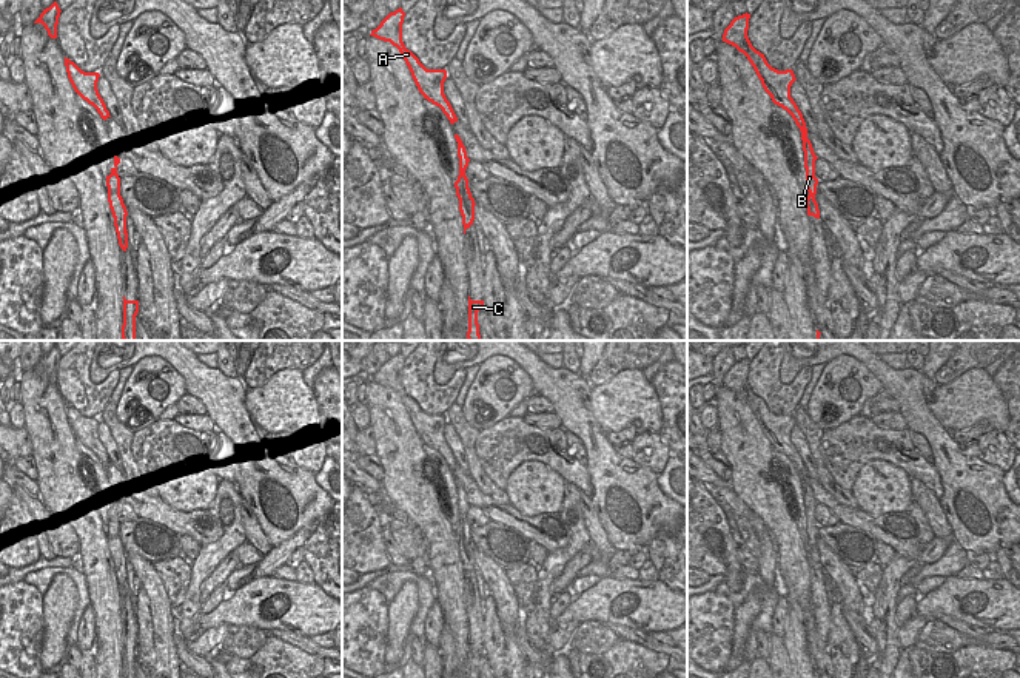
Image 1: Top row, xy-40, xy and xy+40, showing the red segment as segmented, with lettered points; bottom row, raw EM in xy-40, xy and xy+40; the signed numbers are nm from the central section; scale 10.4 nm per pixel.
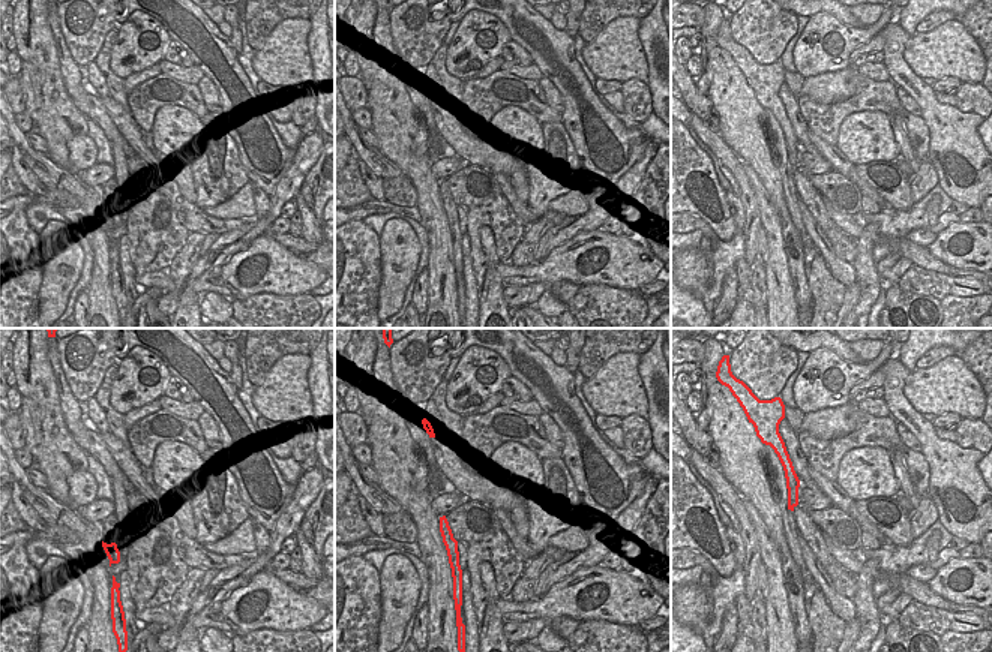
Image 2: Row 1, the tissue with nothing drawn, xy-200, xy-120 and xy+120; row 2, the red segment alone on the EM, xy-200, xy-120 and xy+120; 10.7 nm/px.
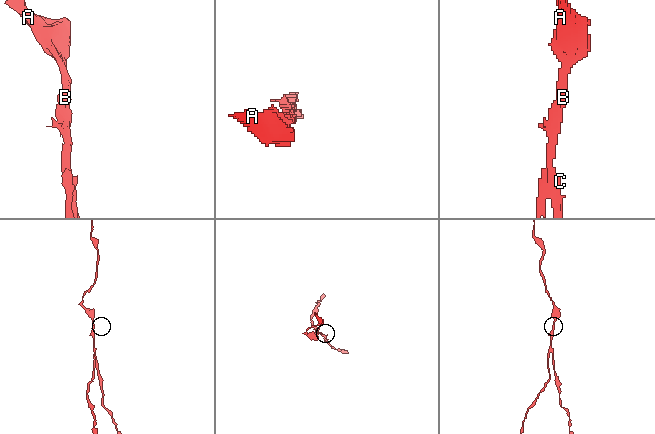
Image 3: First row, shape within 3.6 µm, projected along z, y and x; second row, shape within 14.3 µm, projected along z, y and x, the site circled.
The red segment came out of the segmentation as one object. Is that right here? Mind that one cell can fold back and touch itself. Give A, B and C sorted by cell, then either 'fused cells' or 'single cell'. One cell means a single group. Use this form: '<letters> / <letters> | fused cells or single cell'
A B / C | fused cells

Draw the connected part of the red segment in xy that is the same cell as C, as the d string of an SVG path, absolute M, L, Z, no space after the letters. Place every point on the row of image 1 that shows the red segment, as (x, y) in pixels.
M468 296L468 341L481 341L479 324L478 324L478 311L484 310L484 300L471 300Z

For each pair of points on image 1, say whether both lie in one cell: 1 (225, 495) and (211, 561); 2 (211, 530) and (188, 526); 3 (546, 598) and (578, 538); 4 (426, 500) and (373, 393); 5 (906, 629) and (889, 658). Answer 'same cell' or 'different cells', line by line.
1: same cell
2: same cell
3: same cell
4: same cell
5: different cells

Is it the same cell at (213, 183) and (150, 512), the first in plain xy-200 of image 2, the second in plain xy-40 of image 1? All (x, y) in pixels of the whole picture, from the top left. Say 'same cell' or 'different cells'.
different cells

